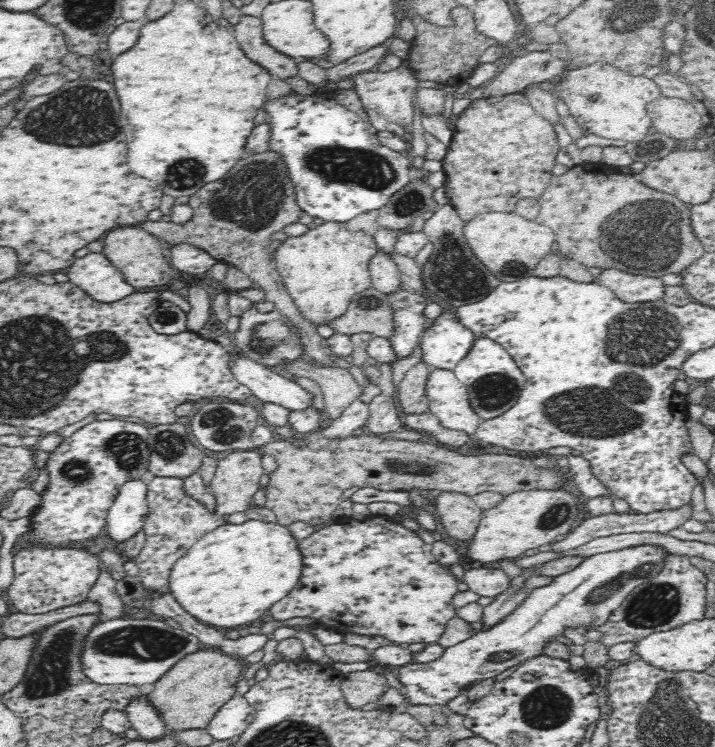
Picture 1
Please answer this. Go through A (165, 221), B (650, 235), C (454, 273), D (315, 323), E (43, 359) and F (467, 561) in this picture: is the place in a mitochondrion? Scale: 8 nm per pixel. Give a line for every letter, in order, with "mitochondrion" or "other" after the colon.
A: other
B: mitochondrion
C: mitochondrion
D: other
E: mitochondrion
F: other

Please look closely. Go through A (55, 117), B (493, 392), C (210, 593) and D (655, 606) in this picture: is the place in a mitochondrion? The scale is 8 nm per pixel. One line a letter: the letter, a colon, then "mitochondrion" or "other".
A: mitochondrion
B: mitochondrion
C: other
D: mitochondrion

